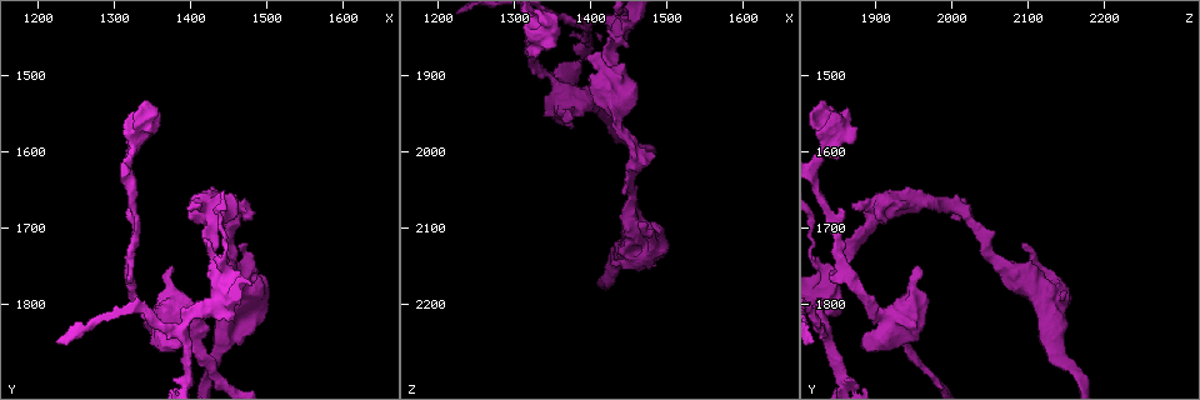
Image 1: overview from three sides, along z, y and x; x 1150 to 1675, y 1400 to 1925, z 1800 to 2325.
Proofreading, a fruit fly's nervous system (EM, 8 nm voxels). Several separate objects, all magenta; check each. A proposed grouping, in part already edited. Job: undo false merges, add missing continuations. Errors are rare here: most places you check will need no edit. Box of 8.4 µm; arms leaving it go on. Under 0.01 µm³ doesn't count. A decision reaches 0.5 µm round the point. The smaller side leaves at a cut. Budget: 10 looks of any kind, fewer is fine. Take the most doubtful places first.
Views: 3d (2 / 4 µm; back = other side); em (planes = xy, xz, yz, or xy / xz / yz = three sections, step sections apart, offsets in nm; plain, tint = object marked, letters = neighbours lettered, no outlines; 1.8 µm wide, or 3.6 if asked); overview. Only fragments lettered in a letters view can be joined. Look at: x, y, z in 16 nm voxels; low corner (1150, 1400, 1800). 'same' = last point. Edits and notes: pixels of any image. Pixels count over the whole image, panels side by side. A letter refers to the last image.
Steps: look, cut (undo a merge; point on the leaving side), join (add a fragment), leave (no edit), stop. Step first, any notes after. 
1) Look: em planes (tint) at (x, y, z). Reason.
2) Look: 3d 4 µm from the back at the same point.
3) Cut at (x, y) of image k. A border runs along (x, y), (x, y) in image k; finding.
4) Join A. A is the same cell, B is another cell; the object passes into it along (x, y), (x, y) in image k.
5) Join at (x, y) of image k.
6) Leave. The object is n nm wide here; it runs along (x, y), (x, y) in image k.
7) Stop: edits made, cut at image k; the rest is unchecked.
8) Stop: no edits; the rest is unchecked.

Look: em xz step 8 (tint) at (1440, 1785, 1835).

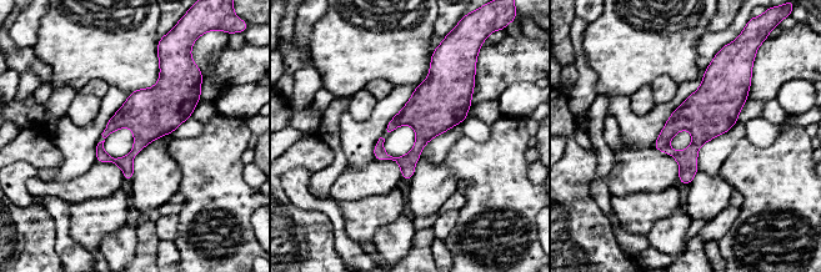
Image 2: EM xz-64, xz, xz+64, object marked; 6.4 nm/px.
Look: em xz step 8 (letters) at the same point.

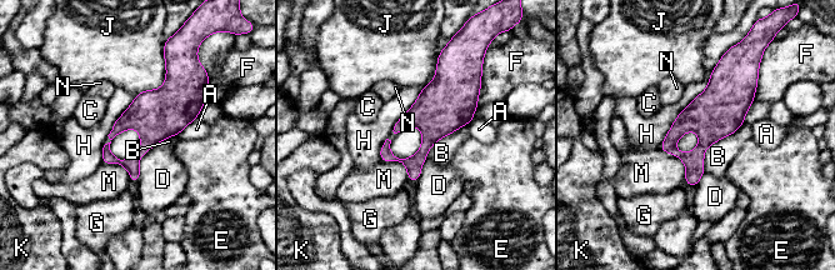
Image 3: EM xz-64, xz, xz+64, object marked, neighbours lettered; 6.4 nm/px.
Leave. The longest contact is with H, 750 nm; A, B, C, D, E, F, G, H, J, K, M and N are other cells; a border runs along (744, 124), (706, 149), (704, 171) in image 3; all the same neuron.

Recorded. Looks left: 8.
Look: 3d 2 µm at (1395, 1675, 1880). Thick end.

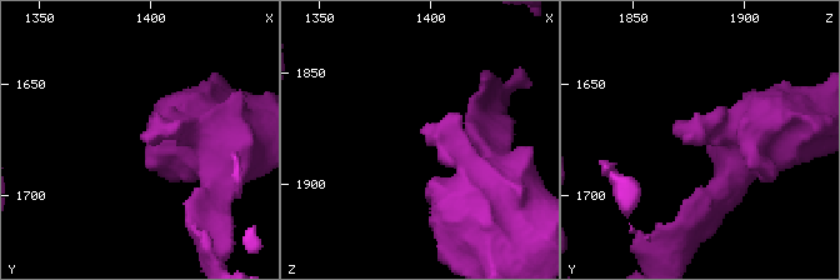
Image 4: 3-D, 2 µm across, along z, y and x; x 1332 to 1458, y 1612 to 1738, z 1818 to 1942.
Look: em planes (letters) at (1395, 1674, 1877). Need the tissue.

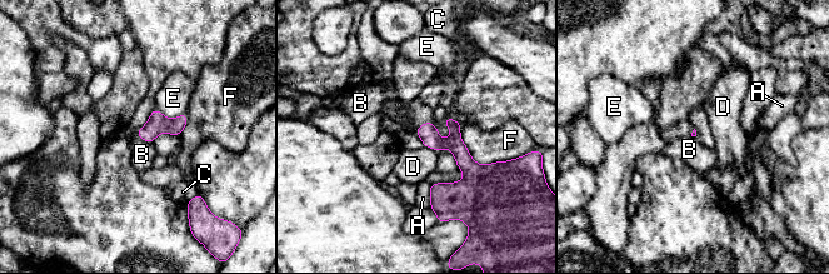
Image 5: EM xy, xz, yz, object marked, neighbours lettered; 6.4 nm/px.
Leave. A, B, C, D, E and F are other cells; it runs along (449, 121), (467, 180), (435, 207) in image 5; no lettered fragment goes on from it.

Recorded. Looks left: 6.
Look: em planes (letters) at (1325, 1590, 1840). Sharp bend.

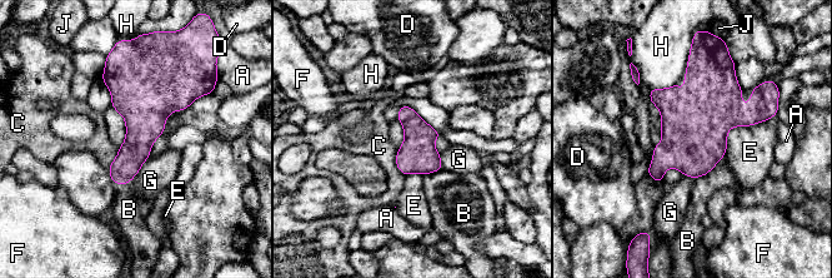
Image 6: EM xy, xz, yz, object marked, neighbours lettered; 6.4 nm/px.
Leave. A, B, C, D, E, F, G, H and J are other cells; a border runs along (397, 149), (396, 167), (405, 175) in image 6; continuous, no second neuron.

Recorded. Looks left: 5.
Look: 3d 4 µm at (1460, 1680, 2015). Sharp bend.

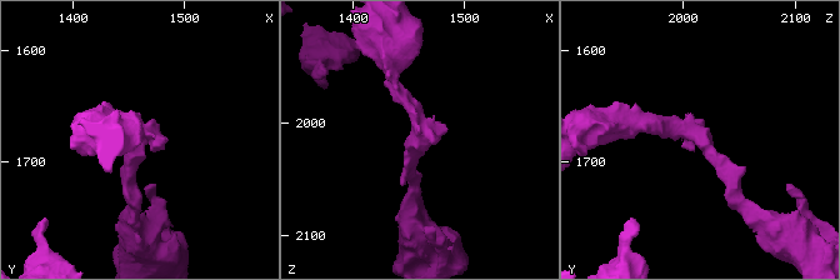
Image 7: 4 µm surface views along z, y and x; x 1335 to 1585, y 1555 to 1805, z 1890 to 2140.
Look: em planes (plain) at (1458, 1680, 2018). Now the EM.

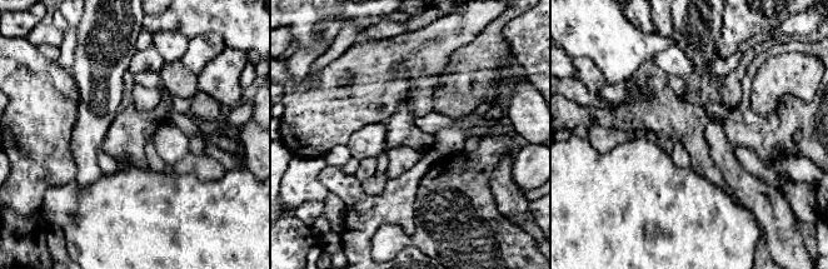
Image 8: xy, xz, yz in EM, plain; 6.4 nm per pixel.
Look: em planes (letters) at the same point.

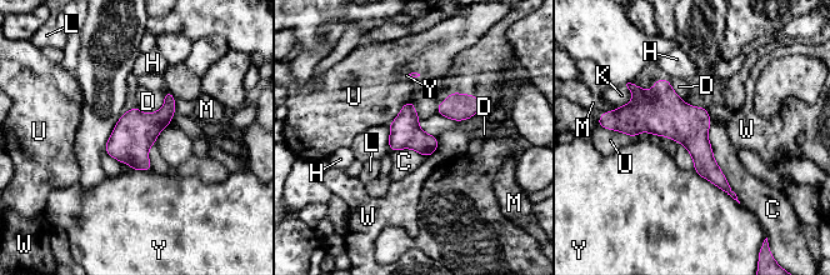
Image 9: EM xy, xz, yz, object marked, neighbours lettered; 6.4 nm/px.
Leave. The object is 190 nm wide here; C, D, H, K, L, M, U, W and Y are other cells; a border runs along (710, 120), (713, 158), (740, 203) in image 9; one neuron here.

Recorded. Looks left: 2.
Stop: no edits; the rest is unchecked.

